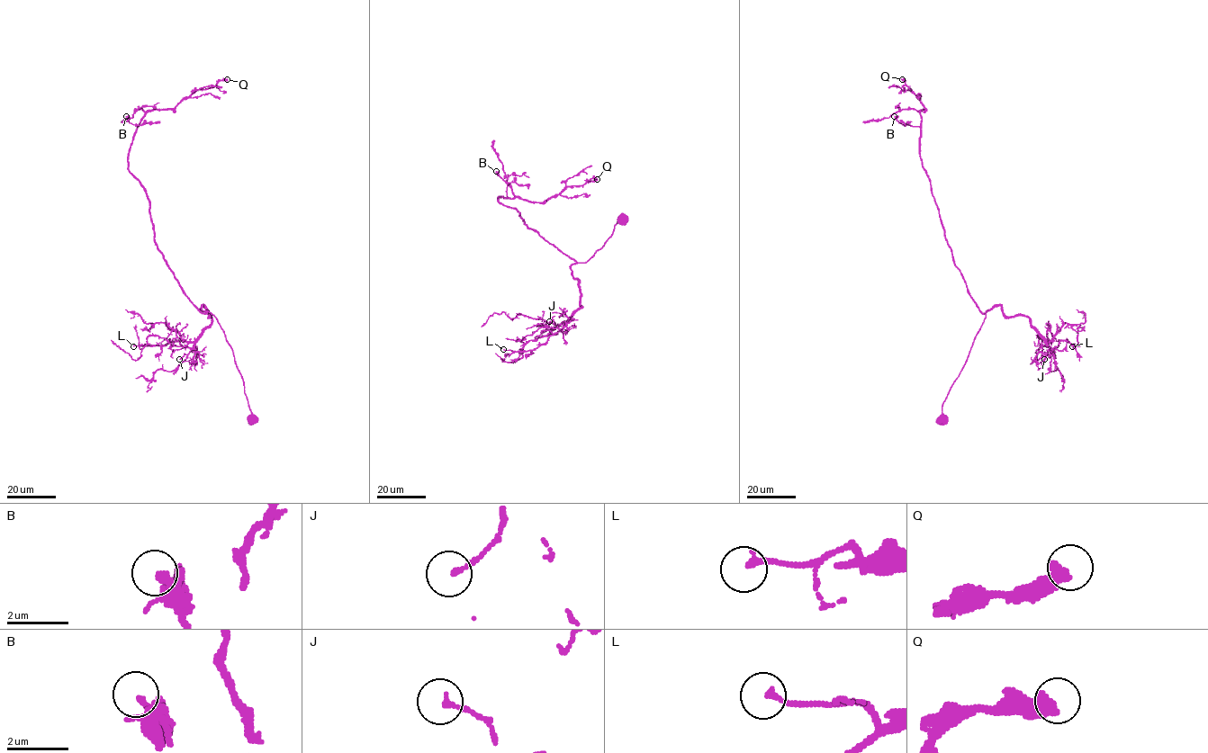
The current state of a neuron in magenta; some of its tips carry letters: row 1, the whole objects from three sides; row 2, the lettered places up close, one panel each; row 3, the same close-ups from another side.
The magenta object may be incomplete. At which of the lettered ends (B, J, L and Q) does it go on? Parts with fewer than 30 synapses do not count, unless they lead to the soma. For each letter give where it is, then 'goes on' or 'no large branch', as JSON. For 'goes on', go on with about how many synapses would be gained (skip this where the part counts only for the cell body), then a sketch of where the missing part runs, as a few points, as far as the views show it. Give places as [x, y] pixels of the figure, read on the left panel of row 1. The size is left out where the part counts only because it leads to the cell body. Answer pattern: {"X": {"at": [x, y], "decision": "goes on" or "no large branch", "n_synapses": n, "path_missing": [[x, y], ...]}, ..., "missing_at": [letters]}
{"B": {"at": [126, 116], "decision": "no large branch"}, "J": {"at": [179, 359], "decision": "no large branch"}, "L": {"at": [133, 346], "decision": "no large branch"}, "Q": {"at": [227, 79], "decision": "goes on", "n_synapses": 35, "path_missing": [[227, 79], [233, 82], [240, 78]]}, "missing_at": ["Q"]}

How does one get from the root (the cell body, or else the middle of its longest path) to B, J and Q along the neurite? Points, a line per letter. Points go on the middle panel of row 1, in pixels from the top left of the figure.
B: (620, 219), (599, 249), (577, 262), (498, 201), (507, 196), (507, 183), (496, 171)
J: (620, 219), (603, 246), (588, 261), (571, 266), (572, 277), (579, 282), (581, 307), (561, 328), (549, 321)
Q: (620, 219), (599, 249), (587, 262), (577, 262), (498, 199), (545, 202), (567, 186), (597, 179)

